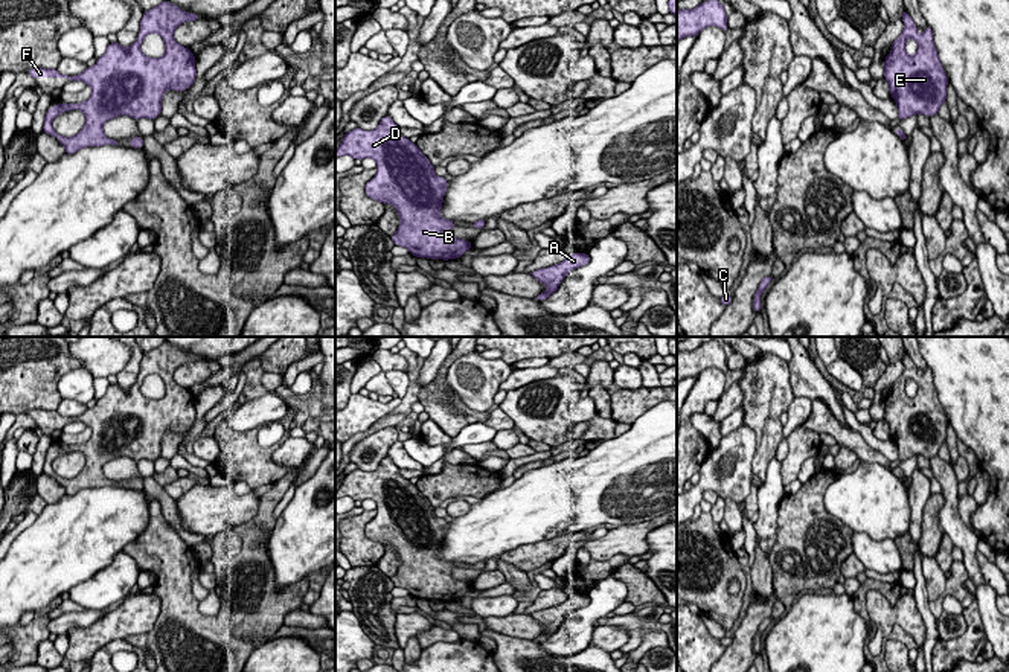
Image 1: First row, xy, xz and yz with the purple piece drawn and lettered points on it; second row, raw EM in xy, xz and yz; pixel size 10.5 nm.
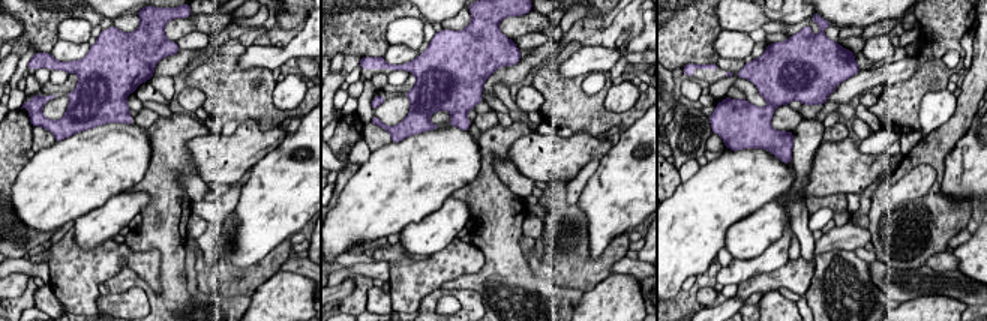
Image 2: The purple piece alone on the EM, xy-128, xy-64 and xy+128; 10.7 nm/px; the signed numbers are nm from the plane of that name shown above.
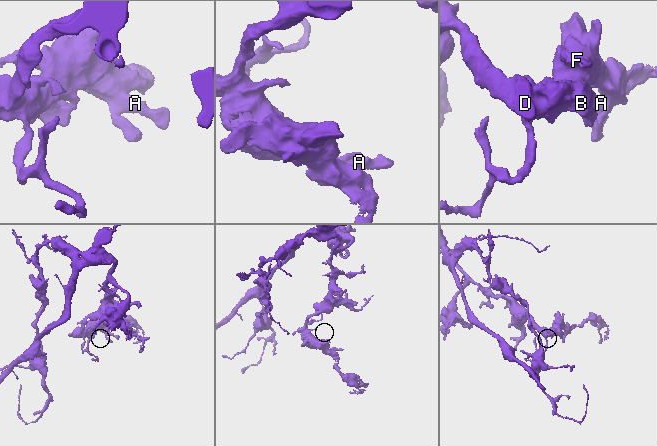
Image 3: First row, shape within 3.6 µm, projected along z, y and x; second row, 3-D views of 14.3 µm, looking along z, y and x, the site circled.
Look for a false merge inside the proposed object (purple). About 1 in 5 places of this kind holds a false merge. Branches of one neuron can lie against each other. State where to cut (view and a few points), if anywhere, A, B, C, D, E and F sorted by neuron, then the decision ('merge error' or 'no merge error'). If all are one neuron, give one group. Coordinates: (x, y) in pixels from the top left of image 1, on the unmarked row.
no cut | A B C D E F | no merge error

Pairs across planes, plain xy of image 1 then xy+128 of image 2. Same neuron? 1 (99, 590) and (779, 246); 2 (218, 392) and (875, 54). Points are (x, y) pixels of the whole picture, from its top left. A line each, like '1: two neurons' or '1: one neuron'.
1: two neurons
2: one neuron

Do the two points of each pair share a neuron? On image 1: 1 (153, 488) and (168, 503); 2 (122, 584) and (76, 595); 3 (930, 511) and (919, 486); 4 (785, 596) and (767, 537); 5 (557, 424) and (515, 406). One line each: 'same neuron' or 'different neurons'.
1: same neuron
2: same neuron
3: different neurons
4: different neurons
5: same neuron

